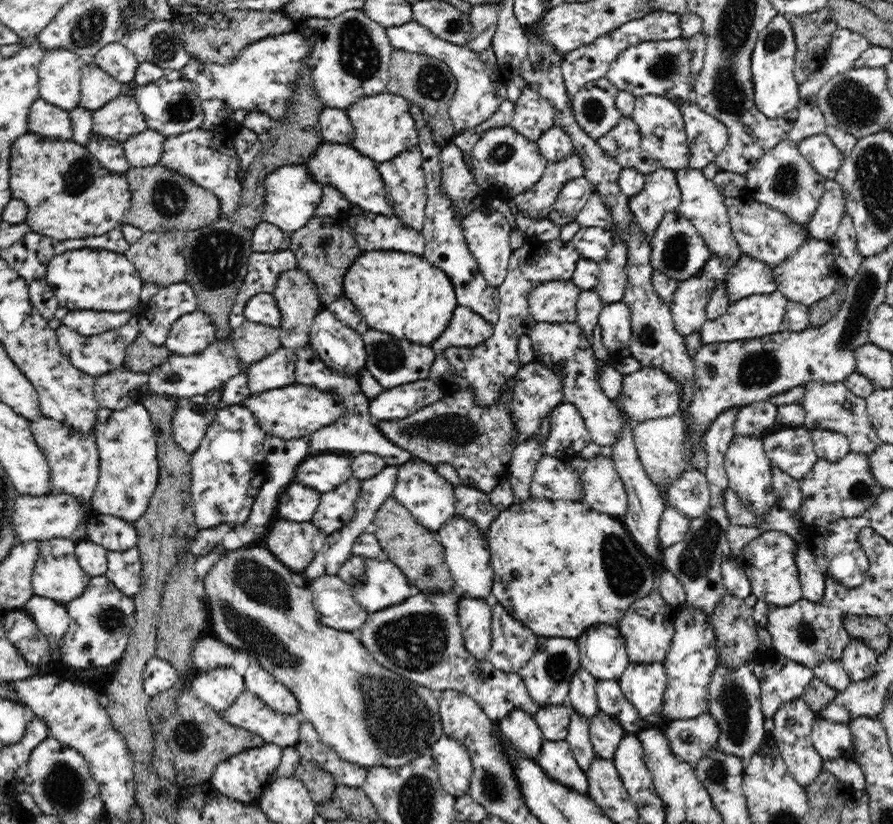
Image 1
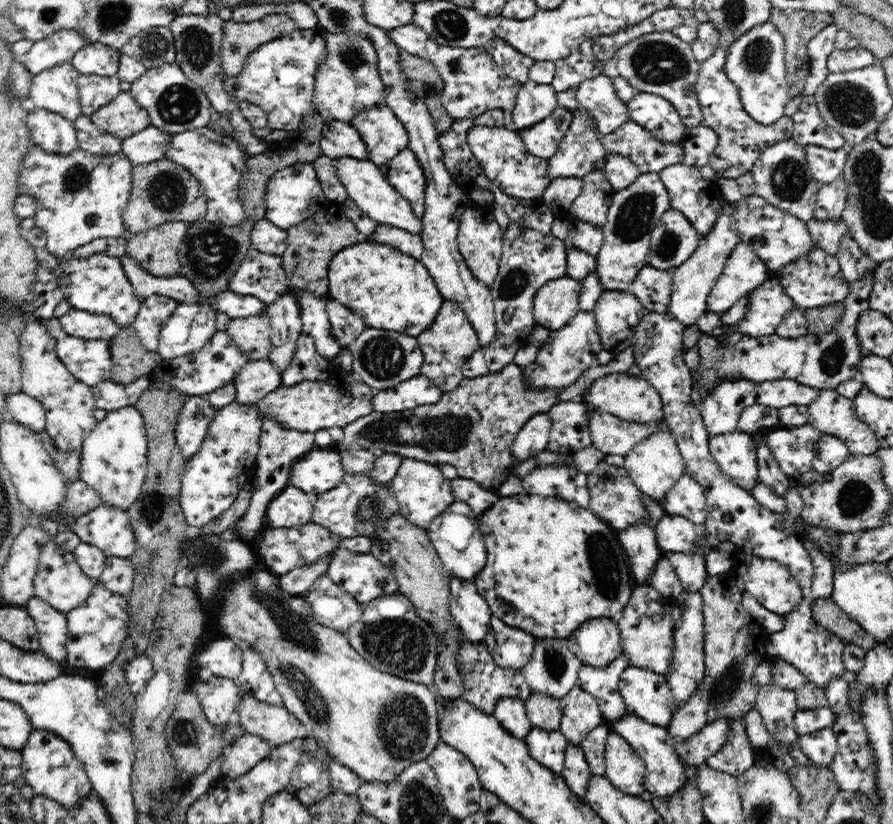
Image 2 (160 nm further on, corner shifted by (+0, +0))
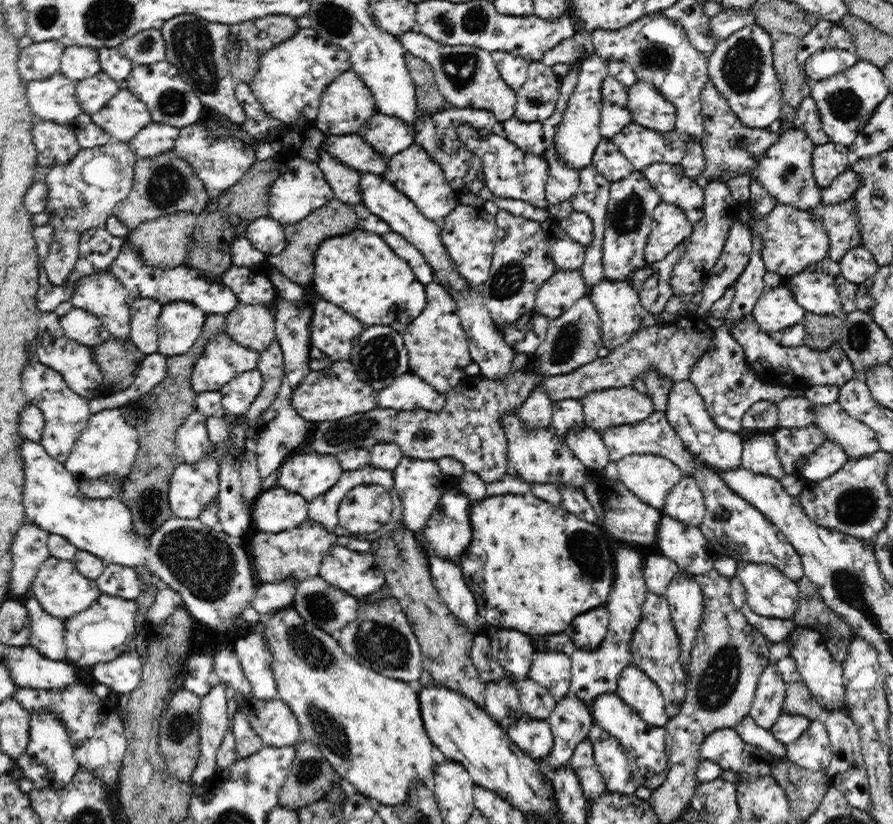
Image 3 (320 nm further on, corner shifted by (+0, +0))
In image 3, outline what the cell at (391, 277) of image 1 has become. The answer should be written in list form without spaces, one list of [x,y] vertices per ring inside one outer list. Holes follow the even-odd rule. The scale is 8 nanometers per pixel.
[[[365,228],[331,235],[314,250],[312,288],[322,299],[338,305],[365,326],[384,325],[402,333],[424,308],[424,286],[416,281],[406,260],[398,257],[383,236]]]

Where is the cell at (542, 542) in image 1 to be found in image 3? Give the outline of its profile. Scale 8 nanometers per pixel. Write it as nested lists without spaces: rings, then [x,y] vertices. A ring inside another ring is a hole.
[[[511,493],[492,497],[487,496],[485,500],[472,502],[469,518],[471,521],[470,527],[472,527],[472,541],[467,547],[465,554],[461,555],[458,565],[462,569],[462,577],[466,581],[466,586],[472,591],[472,595],[476,599],[477,614],[485,625],[515,630],[531,637],[556,634],[556,632],[562,632],[566,629],[566,626],[569,626],[569,623],[580,614],[588,613],[588,610],[593,610],[598,608],[598,606],[602,606],[602,604],[607,604],[608,592],[612,589],[612,580],[614,580],[615,560],[612,554],[610,554],[609,537],[595,524],[589,524],[574,514],[566,512],[566,510],[557,510],[554,506],[550,506],[548,502],[533,496],[532,493],[528,495]]]

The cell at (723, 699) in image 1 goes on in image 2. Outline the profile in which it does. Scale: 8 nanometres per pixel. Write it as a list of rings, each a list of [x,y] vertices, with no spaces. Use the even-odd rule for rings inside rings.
[[[744,718],[728,720],[731,731],[725,745],[710,758],[707,758],[704,765],[711,770],[726,773],[730,776],[740,776],[744,771],[754,765],[754,748],[748,740],[748,734],[744,731]]]

